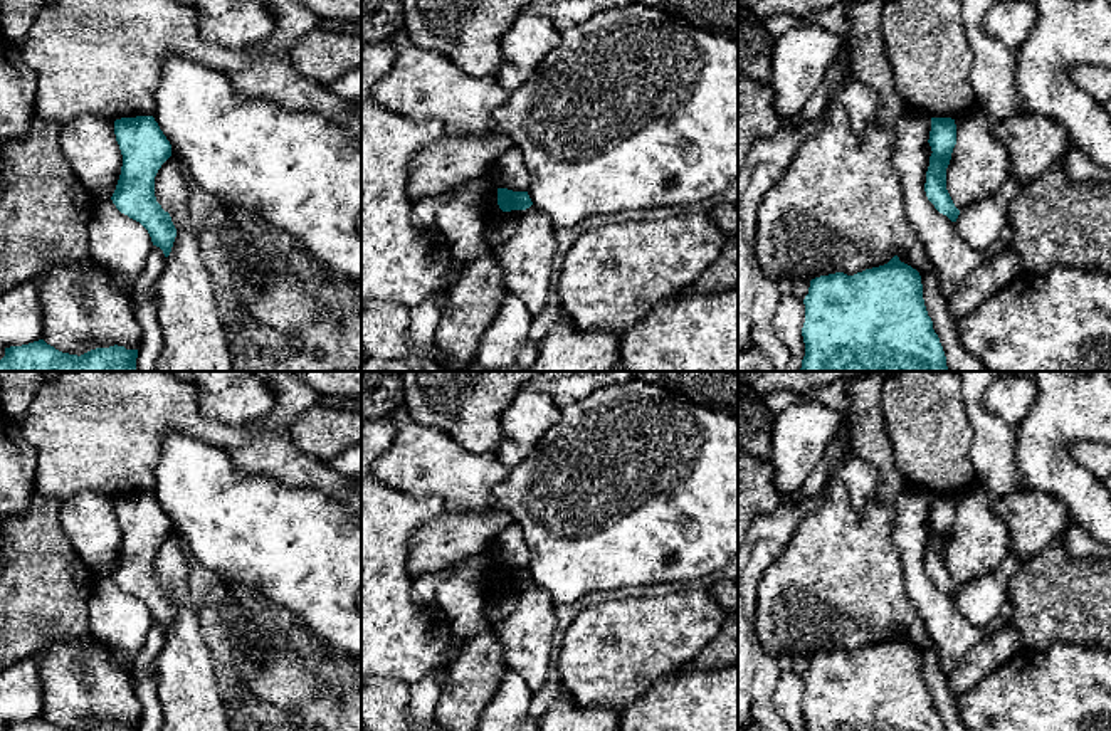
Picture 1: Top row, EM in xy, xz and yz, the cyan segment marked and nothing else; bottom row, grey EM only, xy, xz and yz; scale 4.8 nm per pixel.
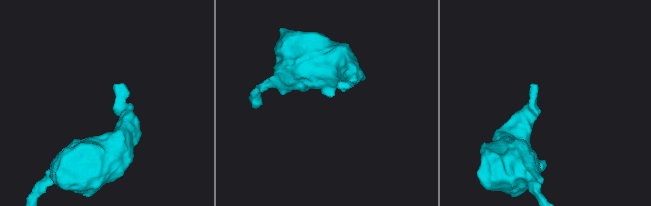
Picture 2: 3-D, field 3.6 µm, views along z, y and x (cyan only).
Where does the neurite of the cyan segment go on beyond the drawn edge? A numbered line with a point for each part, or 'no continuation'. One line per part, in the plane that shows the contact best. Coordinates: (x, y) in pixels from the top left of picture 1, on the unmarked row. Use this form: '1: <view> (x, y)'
no continuation

